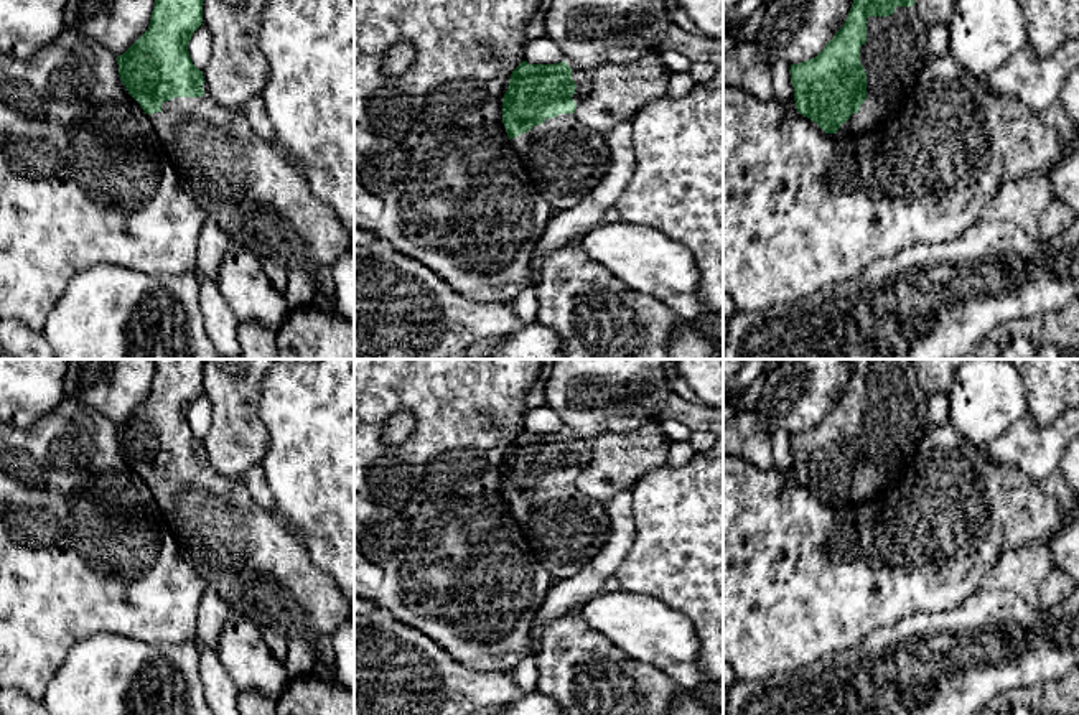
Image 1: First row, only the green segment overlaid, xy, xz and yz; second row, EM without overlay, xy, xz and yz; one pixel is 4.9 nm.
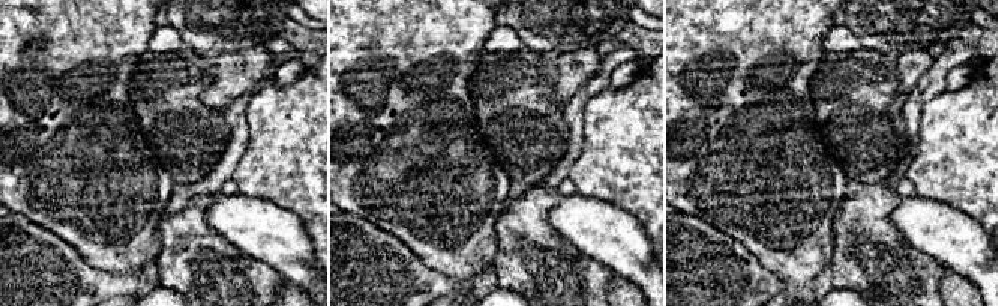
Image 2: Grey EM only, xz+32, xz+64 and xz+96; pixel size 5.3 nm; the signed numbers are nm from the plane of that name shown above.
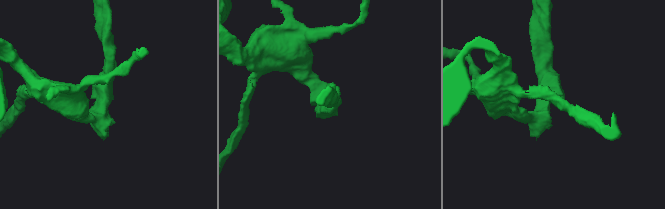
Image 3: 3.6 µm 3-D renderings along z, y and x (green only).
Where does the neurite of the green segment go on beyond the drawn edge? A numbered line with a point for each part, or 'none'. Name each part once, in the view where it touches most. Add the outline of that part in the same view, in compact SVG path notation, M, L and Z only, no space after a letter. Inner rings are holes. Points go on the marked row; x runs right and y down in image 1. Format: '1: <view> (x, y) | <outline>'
1: yz (896, 46) | M914 5L896 7L890 16L866 18L866 43L860 46L866 99L837 135L871 130L899 112L929 56L926 28Z

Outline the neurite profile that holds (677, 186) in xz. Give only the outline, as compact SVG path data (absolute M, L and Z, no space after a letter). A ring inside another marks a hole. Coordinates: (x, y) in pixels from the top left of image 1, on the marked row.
M723 66L717 68L710 81L679 99L664 96L649 102L631 122L638 165L614 204L619 221L649 226L684 244L698 267L700 301L717 315L723 311Z

